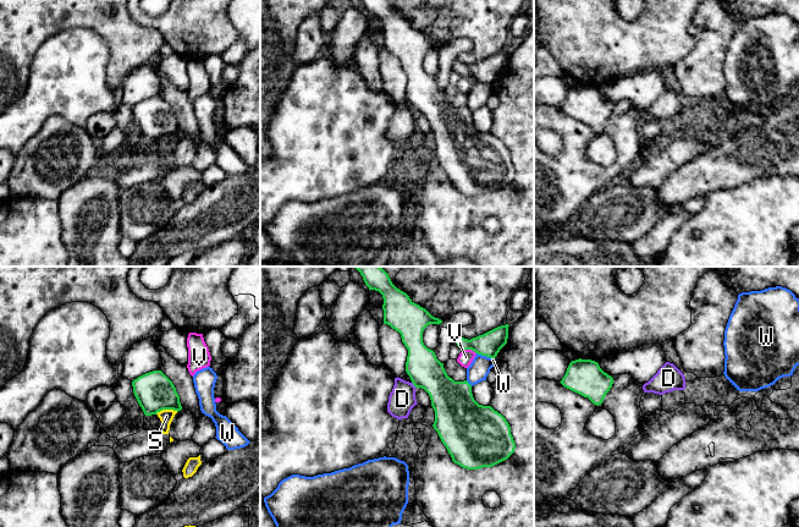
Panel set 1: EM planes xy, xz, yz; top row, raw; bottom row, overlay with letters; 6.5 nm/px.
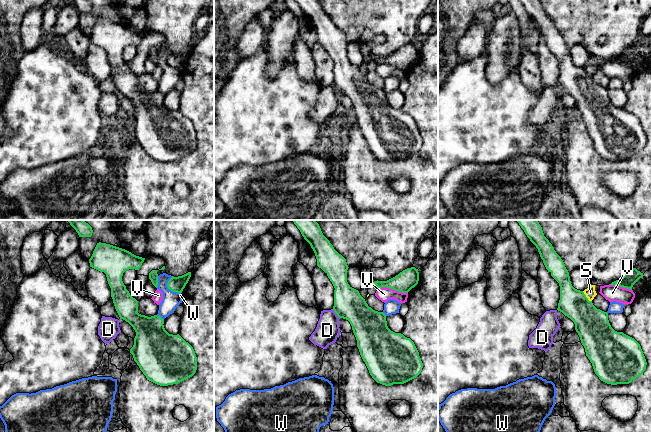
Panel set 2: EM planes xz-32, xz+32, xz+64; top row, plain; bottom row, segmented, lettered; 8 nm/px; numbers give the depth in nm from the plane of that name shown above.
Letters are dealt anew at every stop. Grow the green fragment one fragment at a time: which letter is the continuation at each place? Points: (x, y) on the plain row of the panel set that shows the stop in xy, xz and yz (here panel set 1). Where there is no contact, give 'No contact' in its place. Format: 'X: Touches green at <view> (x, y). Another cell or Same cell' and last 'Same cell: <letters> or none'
D: Touches green at xz (413, 110). Another cell
S: Touches green at xy (166, 135). Another cell
V: Touches green at xz (469, 75). Another cell
W: Touches green at xz (485, 81). Another cell
Same cell: none

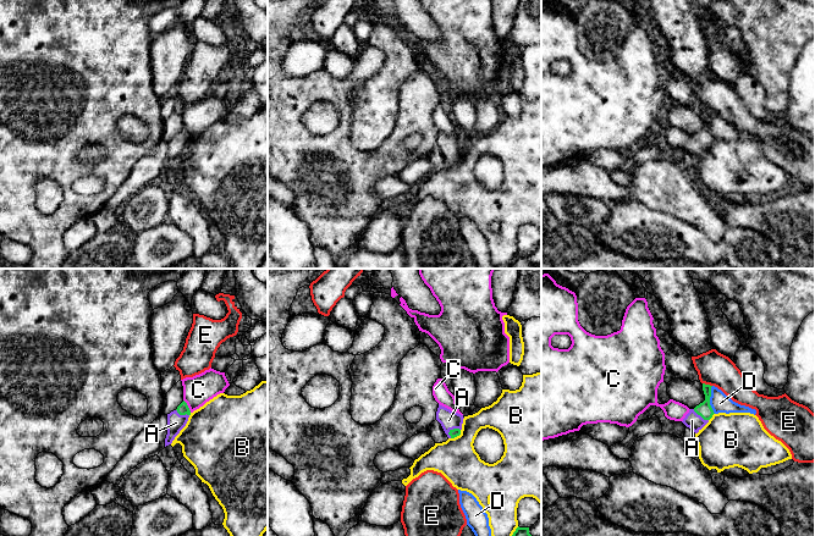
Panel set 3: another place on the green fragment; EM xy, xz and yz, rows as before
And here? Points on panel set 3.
A: Touches green at yz (700, 142). Same cell
B: Touches green at yz (711, 143). Another cell
C: Touches green at xy (187, 132). Another cell
D: Touches green at yz (709, 126). Another cell
E: Touches green at yz (708, 111). Another cell
Same cell: A

